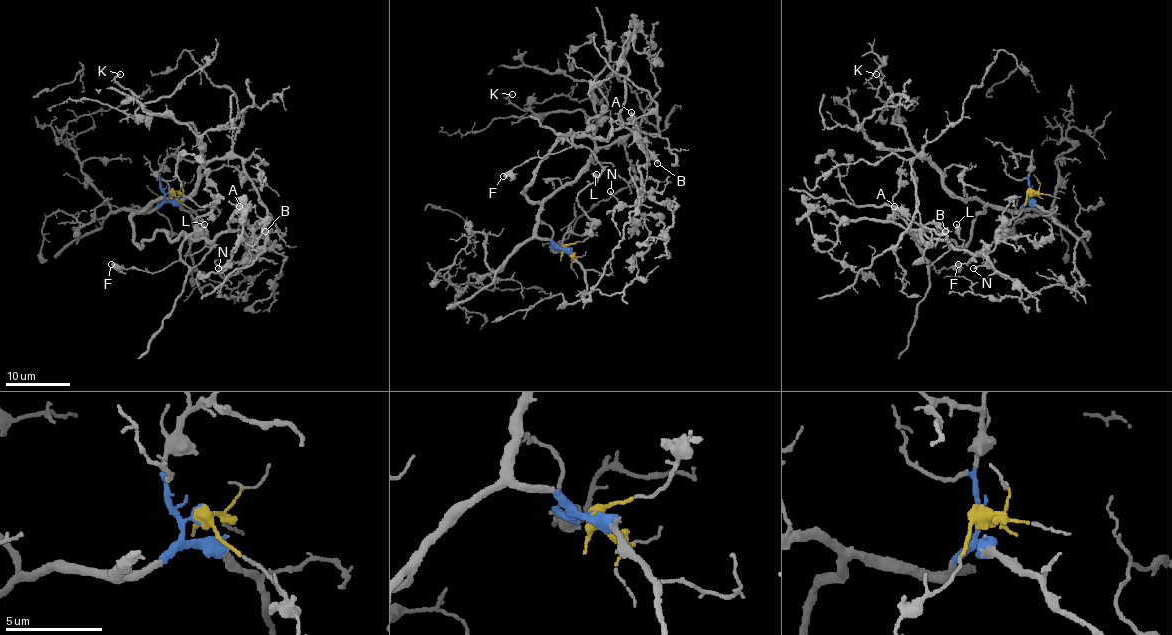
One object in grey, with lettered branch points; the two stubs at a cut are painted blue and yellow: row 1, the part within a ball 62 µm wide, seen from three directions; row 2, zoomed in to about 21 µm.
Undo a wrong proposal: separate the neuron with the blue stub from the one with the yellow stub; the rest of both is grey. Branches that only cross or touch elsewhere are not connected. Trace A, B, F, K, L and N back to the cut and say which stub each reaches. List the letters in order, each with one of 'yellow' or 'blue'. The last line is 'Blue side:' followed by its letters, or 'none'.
A: blue
B: blue
F: yellow
K: blue
L: yellow
N: blue
Blue side: A, B, K, N

